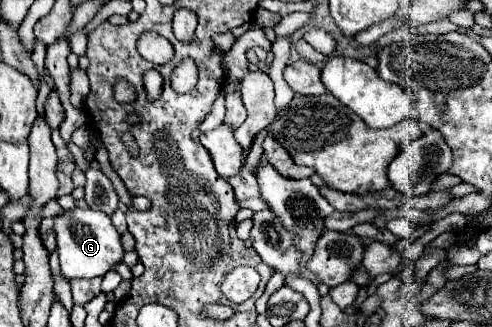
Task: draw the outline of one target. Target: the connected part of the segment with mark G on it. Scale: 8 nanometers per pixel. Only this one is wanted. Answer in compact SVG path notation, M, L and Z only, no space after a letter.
M77 207L61 211L53 217L53 221L53 229L57 235L57 253L61 261L61 275L65 279L105 275L113 265L117 265L123 259L121 237L117 237L117 231L105 213L93 211L89 207Z

